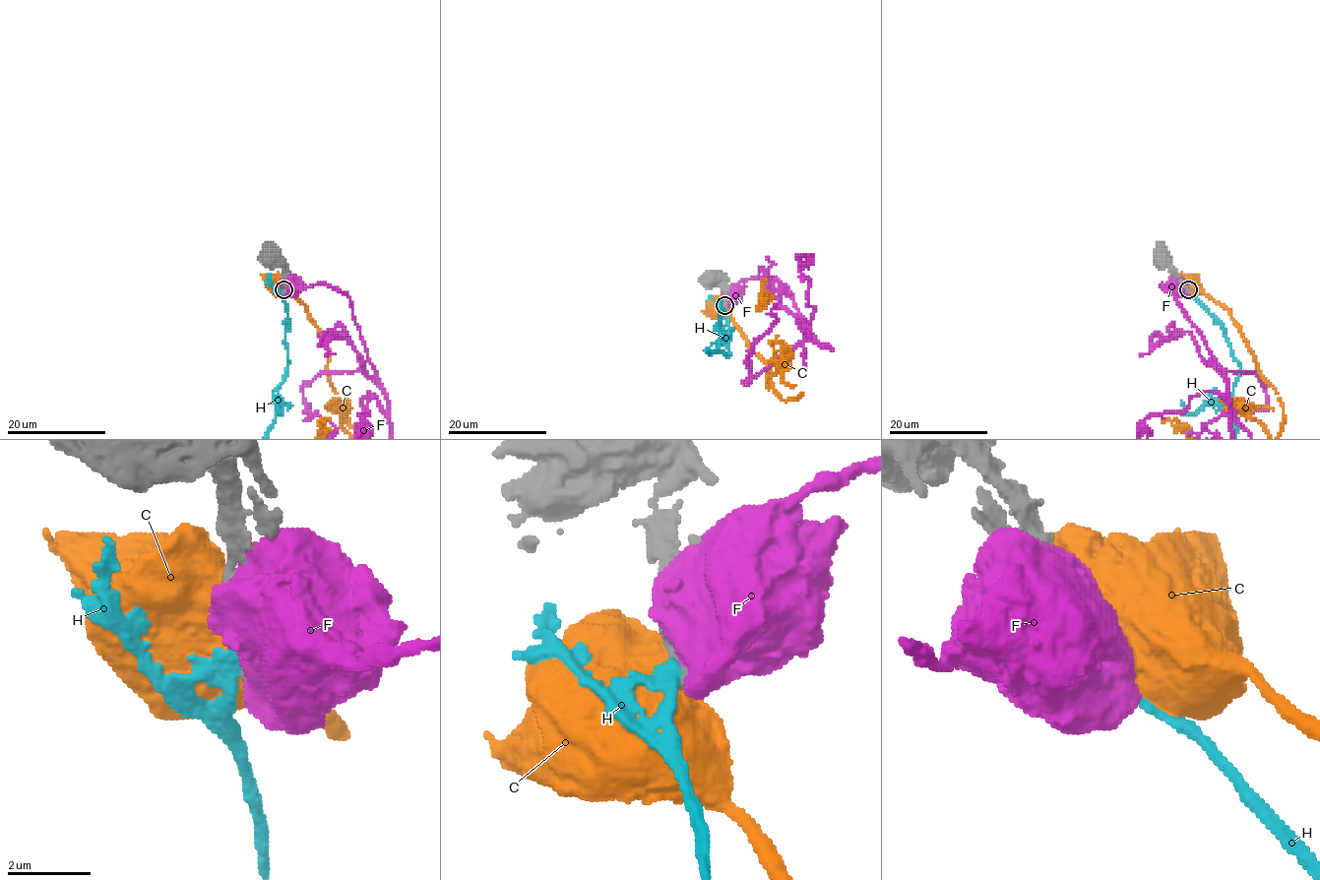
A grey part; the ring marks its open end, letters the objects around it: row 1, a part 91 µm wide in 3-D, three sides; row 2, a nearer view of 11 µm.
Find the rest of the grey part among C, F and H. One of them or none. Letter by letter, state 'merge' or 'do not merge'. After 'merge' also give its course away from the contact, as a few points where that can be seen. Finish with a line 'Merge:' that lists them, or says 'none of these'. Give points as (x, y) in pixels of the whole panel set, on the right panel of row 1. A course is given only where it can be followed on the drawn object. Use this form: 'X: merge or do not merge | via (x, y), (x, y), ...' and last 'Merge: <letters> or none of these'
C: do not merge
F: do not merge
H: do not merge
Merge: none of these

